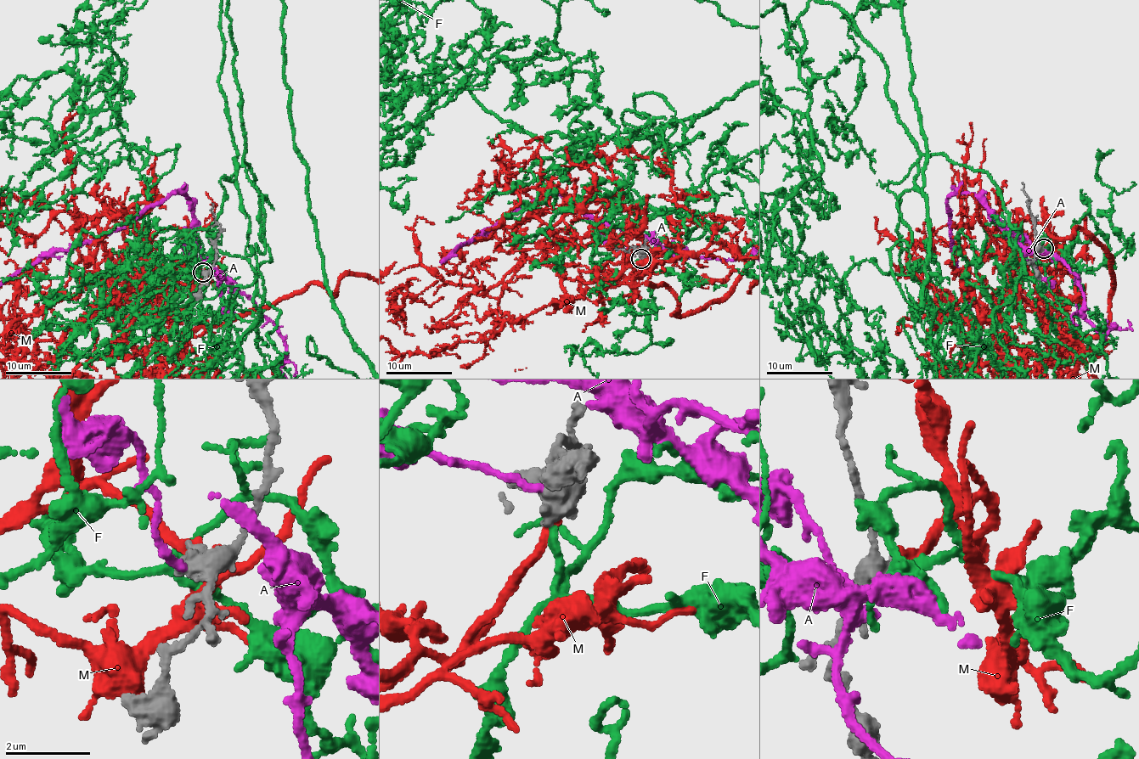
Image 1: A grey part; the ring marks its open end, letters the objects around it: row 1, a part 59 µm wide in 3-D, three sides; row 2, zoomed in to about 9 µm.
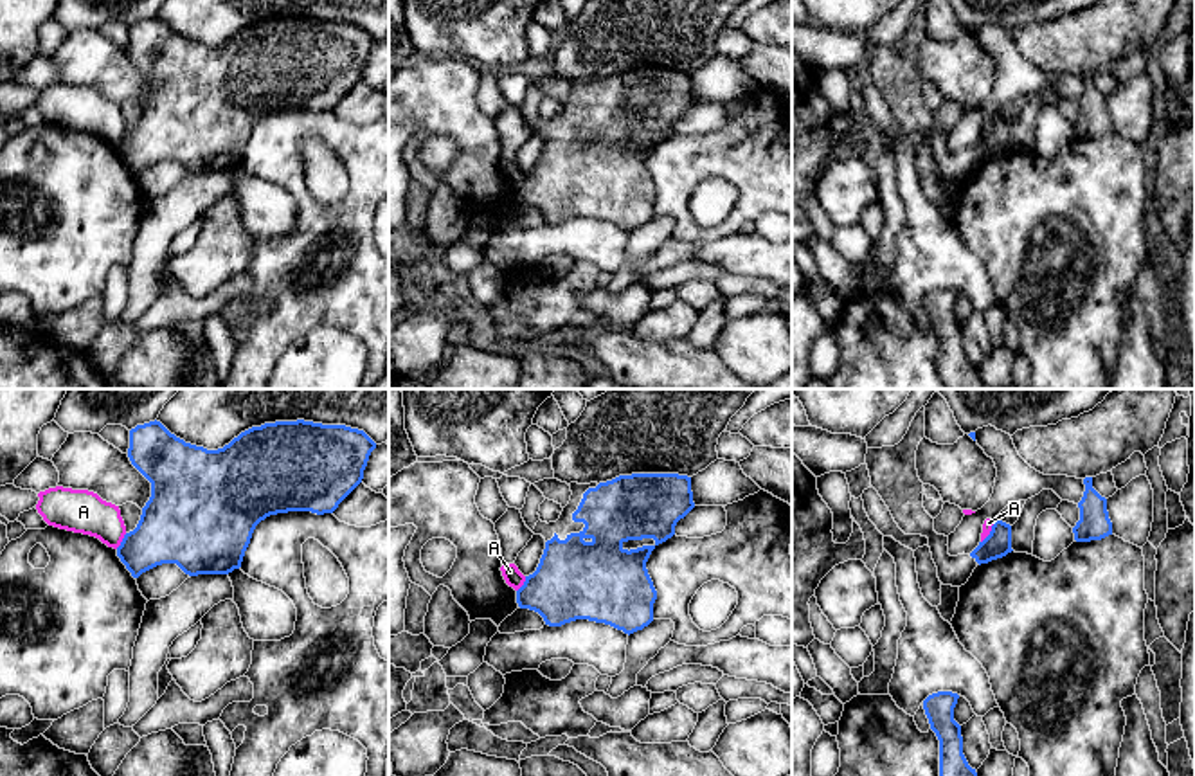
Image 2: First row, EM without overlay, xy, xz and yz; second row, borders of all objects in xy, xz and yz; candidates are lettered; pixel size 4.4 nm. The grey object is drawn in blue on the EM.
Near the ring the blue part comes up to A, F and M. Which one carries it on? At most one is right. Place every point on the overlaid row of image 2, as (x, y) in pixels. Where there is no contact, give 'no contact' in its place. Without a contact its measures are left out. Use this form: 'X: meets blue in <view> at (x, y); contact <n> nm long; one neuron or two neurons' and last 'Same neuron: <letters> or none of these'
A: meets blue in xy at (123, 541); contact 90 nm long; two neurons
F: no contact; one neuron
M: no contact; two neurons
Same neuron: F

